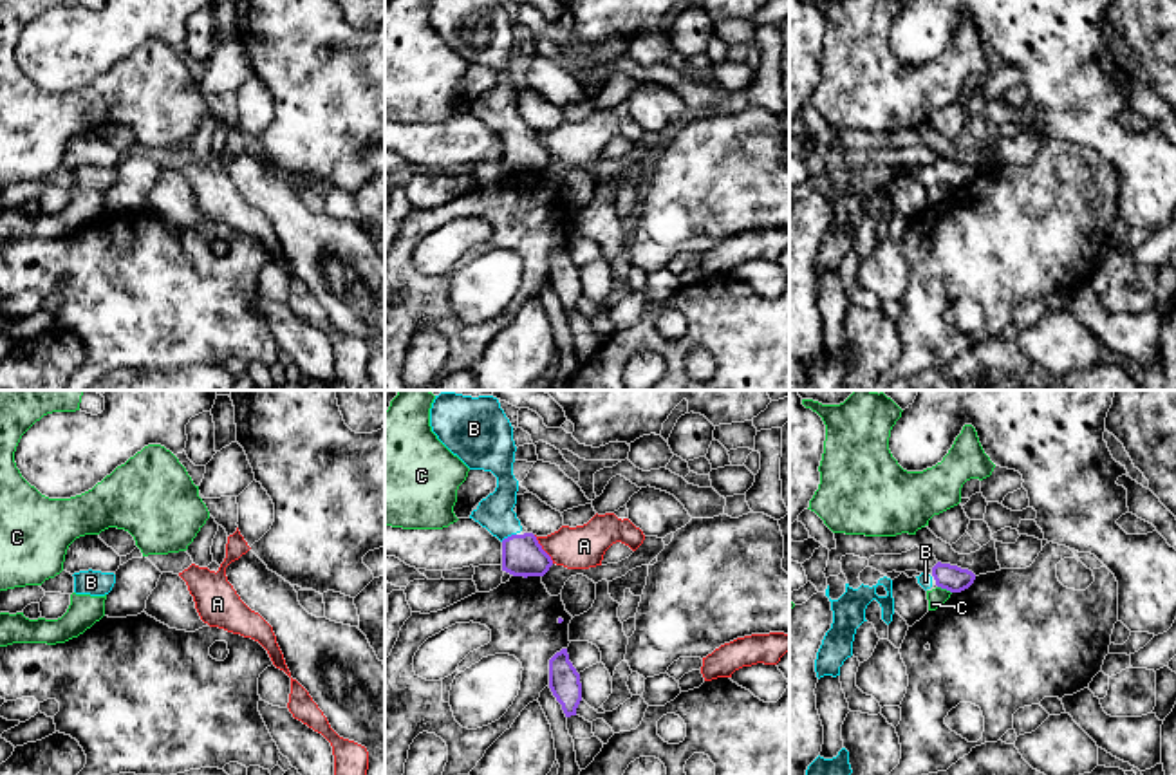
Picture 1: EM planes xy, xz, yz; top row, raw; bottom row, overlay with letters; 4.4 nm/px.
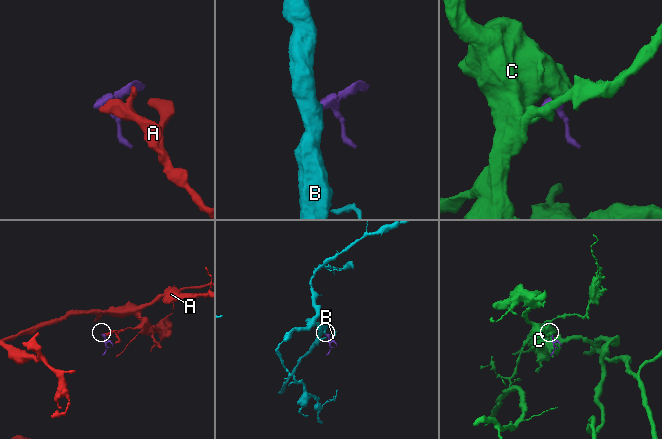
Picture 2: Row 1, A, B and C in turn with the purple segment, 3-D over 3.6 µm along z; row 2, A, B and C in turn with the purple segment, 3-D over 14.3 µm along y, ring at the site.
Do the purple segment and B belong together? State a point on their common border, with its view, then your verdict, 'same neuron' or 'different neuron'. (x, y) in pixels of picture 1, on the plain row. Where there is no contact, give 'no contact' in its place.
xz (508, 132) | same neuron

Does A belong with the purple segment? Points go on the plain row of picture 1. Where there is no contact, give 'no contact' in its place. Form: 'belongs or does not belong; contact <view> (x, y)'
does not belong; contact xz (542, 145)

